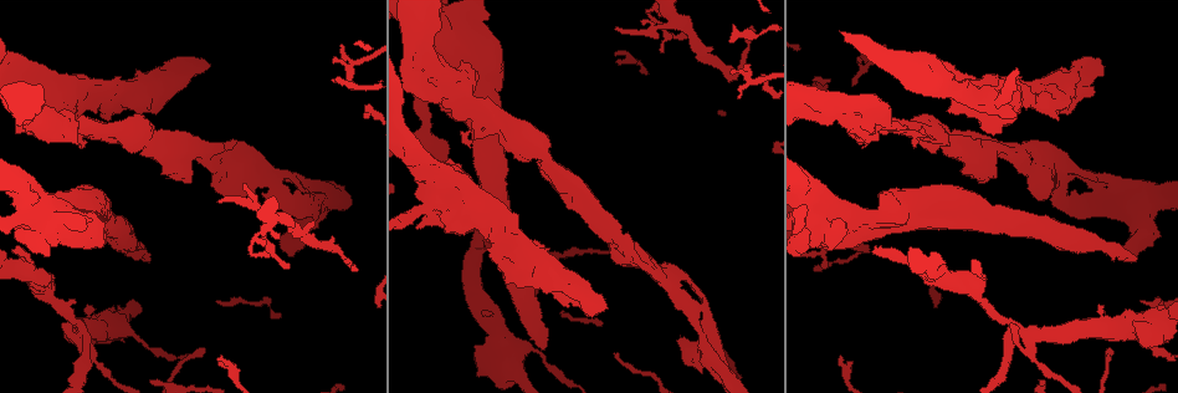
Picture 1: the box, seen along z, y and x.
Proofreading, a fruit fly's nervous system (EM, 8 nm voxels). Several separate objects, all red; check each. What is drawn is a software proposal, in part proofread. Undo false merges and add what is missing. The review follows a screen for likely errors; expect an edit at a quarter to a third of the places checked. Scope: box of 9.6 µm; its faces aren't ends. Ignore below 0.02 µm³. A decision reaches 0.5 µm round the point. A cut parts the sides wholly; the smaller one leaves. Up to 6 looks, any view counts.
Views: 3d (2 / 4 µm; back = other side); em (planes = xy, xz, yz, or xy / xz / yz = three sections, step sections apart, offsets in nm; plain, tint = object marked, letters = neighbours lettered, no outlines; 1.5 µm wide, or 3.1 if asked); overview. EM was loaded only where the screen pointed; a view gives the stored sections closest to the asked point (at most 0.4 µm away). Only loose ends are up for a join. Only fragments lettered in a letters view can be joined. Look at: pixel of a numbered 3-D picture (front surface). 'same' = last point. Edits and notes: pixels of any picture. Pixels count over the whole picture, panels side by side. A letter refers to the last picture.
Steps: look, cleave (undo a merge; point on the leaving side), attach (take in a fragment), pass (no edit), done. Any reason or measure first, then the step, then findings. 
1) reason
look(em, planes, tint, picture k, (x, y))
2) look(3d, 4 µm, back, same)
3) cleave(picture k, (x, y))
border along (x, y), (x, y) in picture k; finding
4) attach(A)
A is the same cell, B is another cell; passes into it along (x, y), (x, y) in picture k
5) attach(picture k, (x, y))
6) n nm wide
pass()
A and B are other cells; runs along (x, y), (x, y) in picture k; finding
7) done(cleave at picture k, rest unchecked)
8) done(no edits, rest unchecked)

stops while still wide
look(em, planes, letters, picture 1, (602, 309))

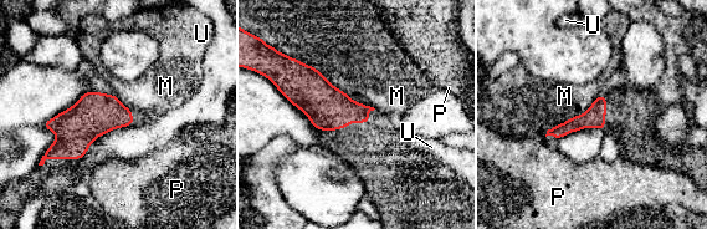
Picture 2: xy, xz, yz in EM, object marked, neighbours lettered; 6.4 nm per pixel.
pass()
M, P and U are other cells; runs along (603, 98), (583, 121), (551, 132) in picture 2; none of them fits

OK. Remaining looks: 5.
a fork
look(em, yz, step 8, tint, picture 1, (245, 165))

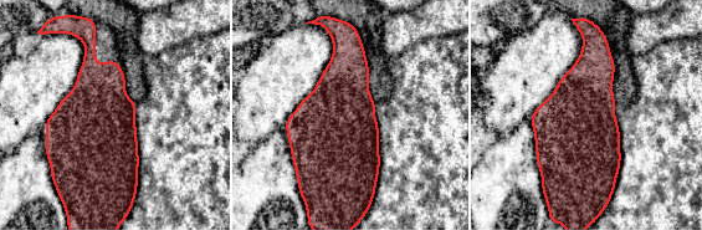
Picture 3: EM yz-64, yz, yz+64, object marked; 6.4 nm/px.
look(em, yz, step 8, letters, same)

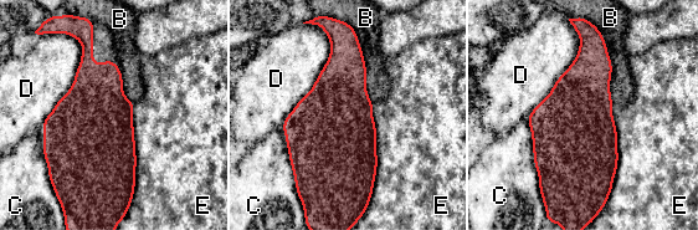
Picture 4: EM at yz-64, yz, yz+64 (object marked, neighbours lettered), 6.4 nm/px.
pass()
B, C, D and E are other cells; all the same cell

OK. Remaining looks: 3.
abrupt turn
look(3d, 2 µm, picture 1, (272, 217))

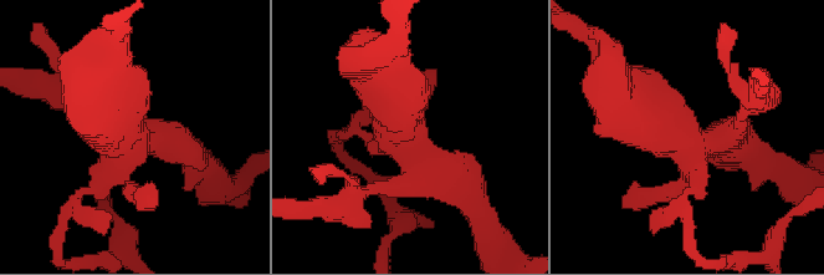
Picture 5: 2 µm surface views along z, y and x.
now the EM
look(em, yz, step 4, tint, picture 5, (131, 136))

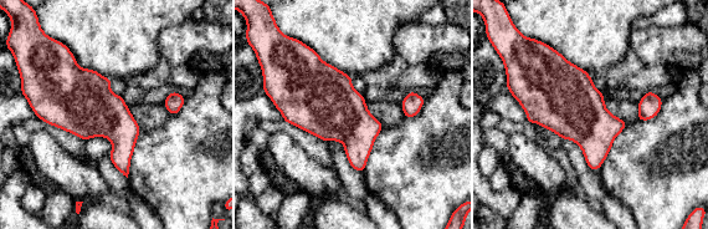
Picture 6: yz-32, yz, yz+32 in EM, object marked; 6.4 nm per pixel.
look(em, planes, letters, same)

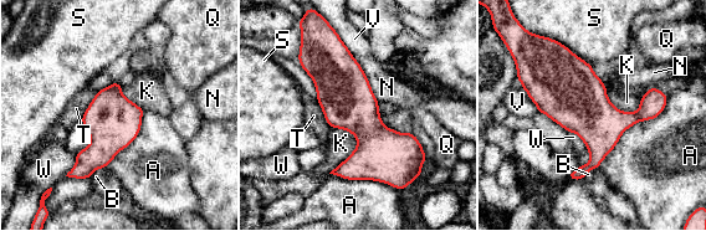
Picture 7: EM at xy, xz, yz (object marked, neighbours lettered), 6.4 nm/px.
pass()
A, B, K, N, Q, S, T, V and W are other cells; runs along (332, 42), (387, 180) in picture 7; all the same cell

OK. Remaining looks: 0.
done(no edits, rest unchecked)

